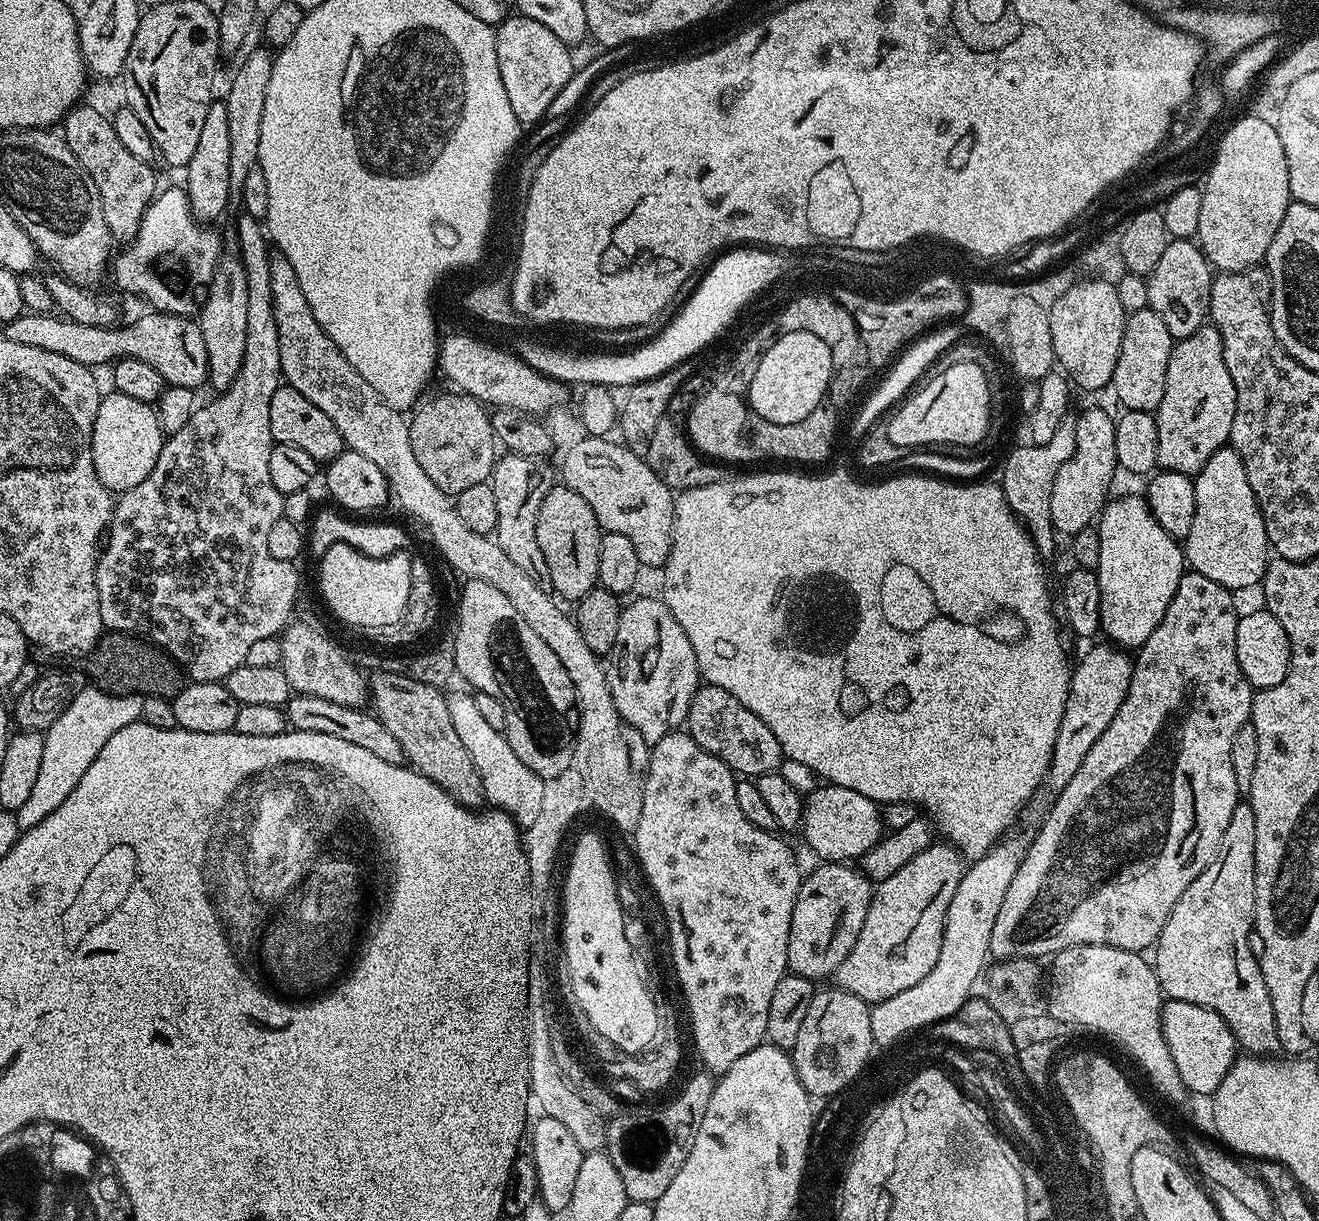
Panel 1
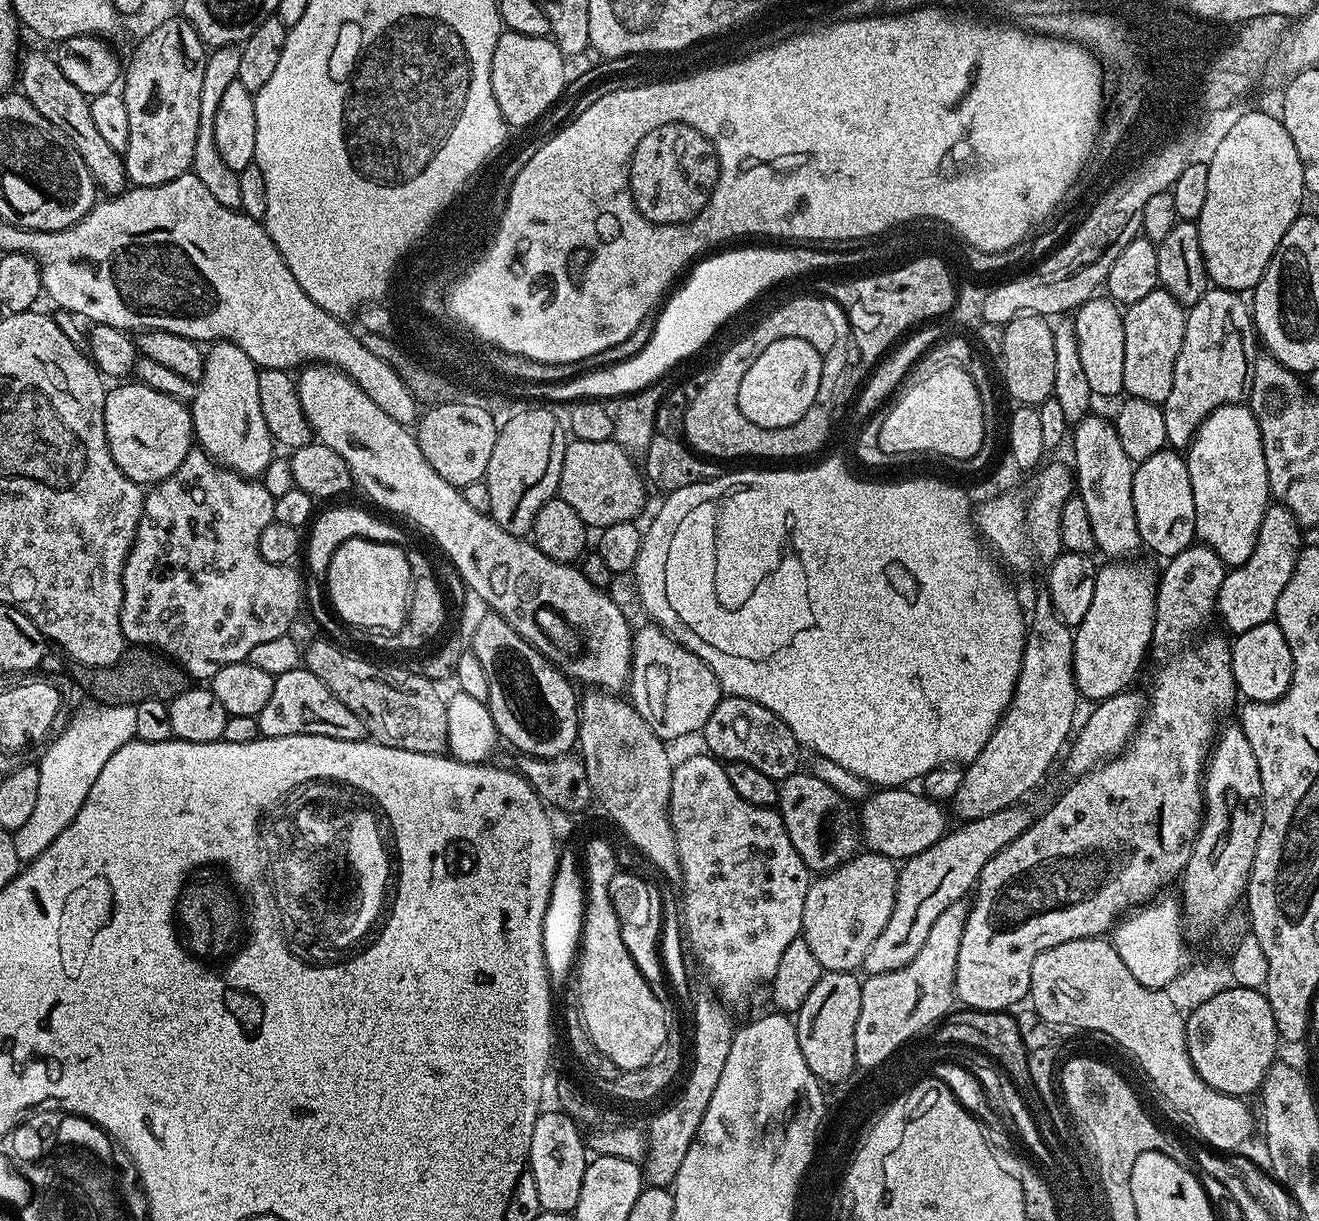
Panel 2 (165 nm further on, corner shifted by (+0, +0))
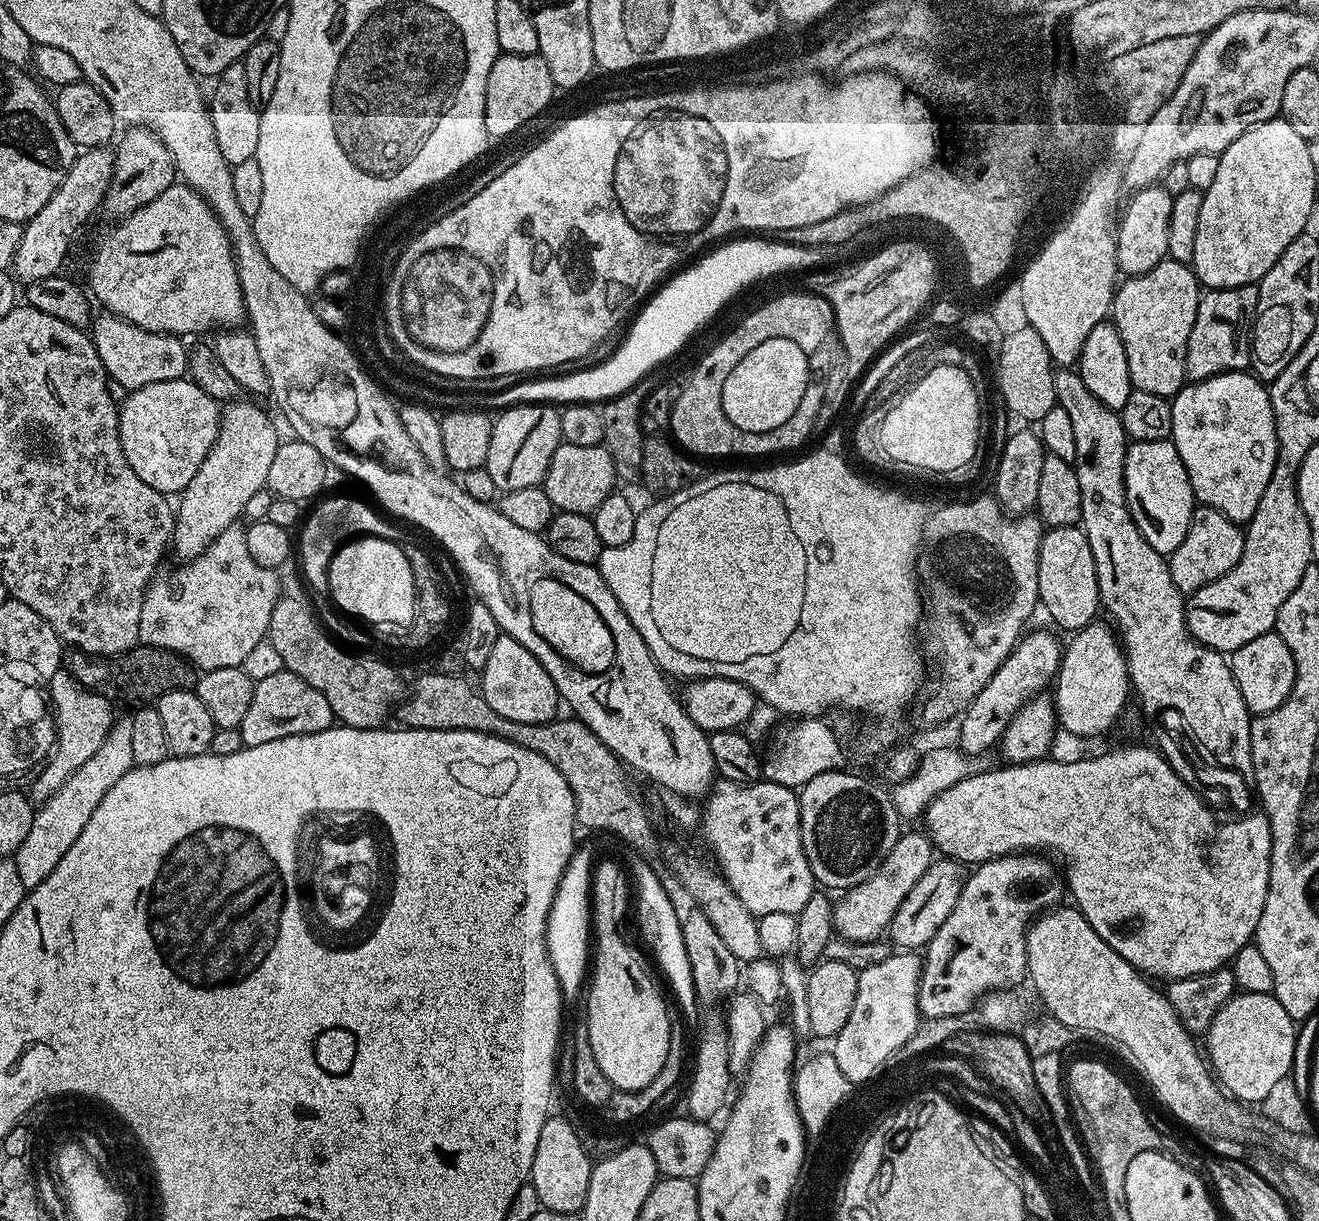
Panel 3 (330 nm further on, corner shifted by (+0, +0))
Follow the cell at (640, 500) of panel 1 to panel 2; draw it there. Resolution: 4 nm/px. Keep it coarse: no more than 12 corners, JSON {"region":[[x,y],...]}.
{"region":[[612,440],[565,447],[558,496],[589,529],[635,521],[646,480]]}

